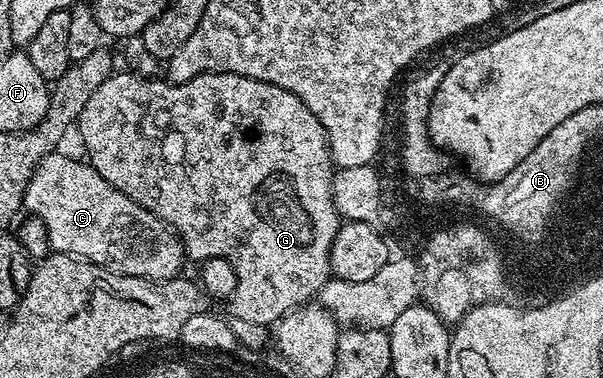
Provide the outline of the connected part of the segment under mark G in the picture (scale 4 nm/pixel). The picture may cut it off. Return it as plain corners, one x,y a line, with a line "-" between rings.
116,70
112,75
90,94
90,102
86,102
86,110
82,110
78,121
80,140
88,151
87,163
92,165
110,186
122,190
134,202
138,202
146,210
163,220
184,243
184,251
189,261
203,262
210,258
226,258
230,266
238,274
238,286
235,299
240,300
238,314
243,321
275,325
280,319
296,308
307,305
311,298
319,297
322,286
332,276
330,266
330,250
334,246
334,238
340,230
342,217
334,206
332,197
332,178
334,165
328,149
328,135
324,127
310,110
290,90
282,90
282,86
274,86
270,82
255,80
249,76
239,76
233,72
203,72
201,76
190,78
190,82
173,84
164,78
148,79
136,76
129,70

